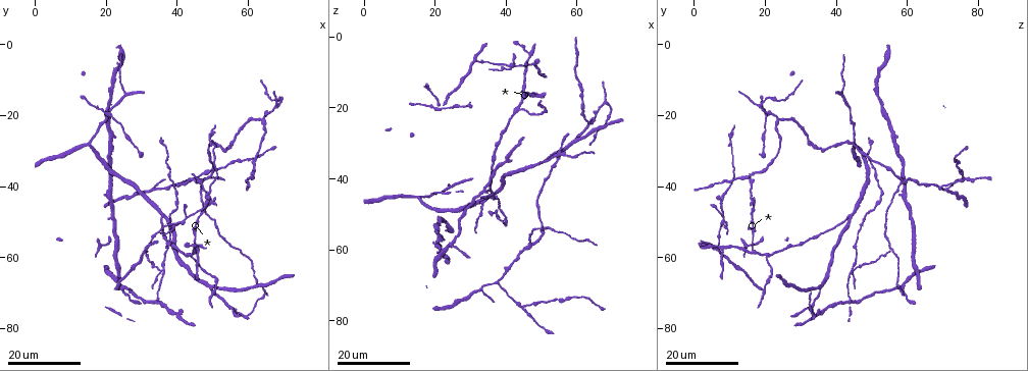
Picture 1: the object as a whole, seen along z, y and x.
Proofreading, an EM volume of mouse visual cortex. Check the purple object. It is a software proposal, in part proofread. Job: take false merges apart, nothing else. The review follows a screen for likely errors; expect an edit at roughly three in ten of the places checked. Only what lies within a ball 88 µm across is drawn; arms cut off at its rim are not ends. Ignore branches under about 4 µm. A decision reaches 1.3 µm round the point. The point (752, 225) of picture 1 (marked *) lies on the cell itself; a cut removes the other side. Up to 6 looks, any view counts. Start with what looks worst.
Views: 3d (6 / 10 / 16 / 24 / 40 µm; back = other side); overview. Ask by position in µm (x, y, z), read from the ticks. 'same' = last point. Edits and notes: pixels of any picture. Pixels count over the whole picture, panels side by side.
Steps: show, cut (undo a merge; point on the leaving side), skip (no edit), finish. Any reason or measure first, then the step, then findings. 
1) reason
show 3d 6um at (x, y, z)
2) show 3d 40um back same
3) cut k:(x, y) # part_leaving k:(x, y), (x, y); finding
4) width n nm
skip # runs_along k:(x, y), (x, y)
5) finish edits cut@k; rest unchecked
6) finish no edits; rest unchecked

three-way junction
show 3d 24um at (68.5, 17.5, 18.0)

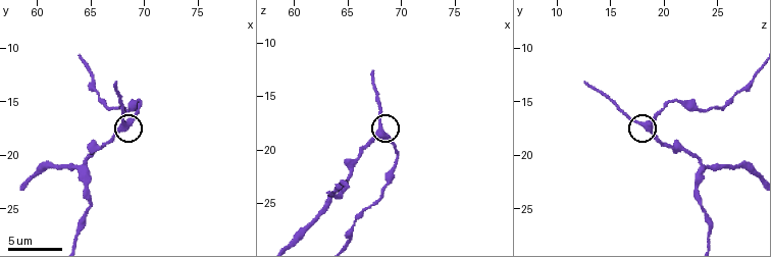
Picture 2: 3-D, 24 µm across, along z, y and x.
show 3d 6um at (68.4, 17.0, 18.2)

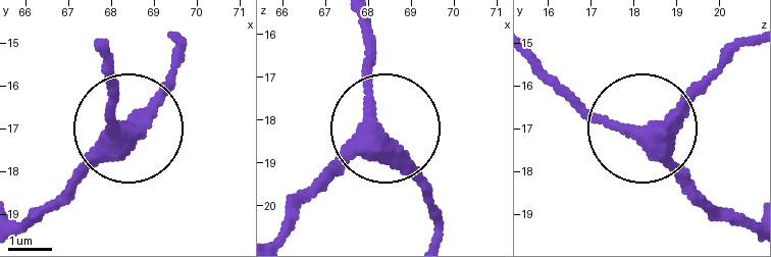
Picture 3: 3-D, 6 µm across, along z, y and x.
width 380 nm
skip # runs_along 3:(275, 237), (374, 126), (366, 21); one cell here

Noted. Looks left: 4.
arms part here
show 3d 16um at (26.0, 13.5, 41.5)

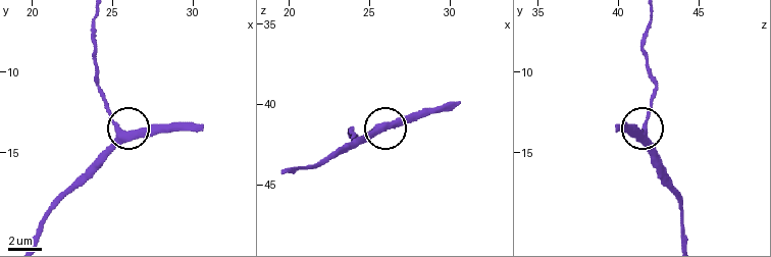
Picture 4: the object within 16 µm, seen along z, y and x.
show 3d 6um same

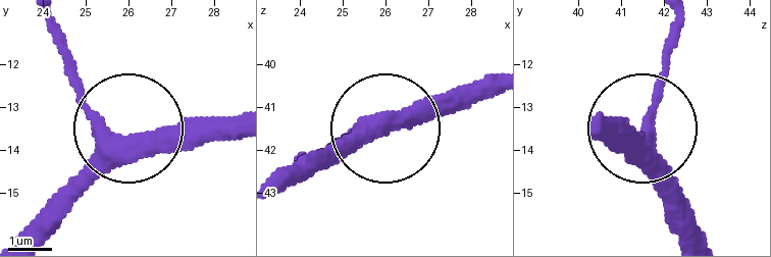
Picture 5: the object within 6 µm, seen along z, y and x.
width 390 nm
skip # runs_along 5:(703, 236), (645, 140), (604, 137); one cell here

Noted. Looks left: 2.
side arm on a straight run
show 3d 24um at (34.0, 72.5, 43.0)

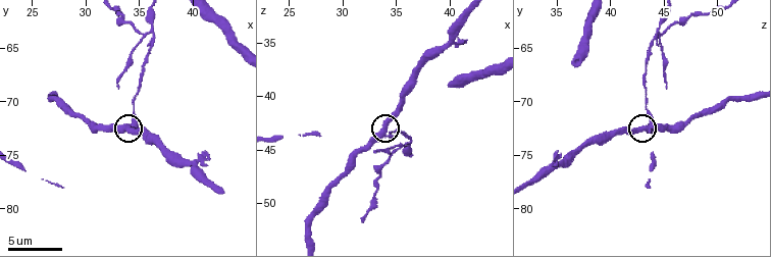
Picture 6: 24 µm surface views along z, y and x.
show 3d 6um at (33.8, 72.6, 42.8)

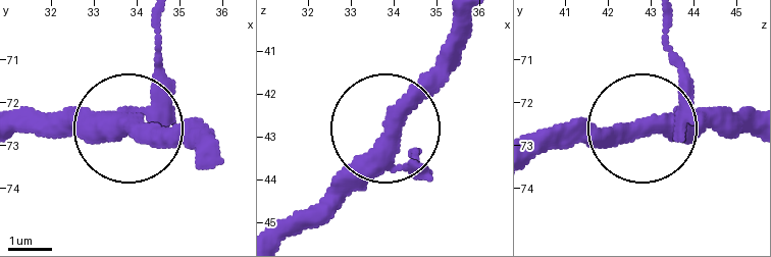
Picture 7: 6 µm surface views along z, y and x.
cut 7:(158, 58) # part_leaving 7:(683, 112), (683, 72), (662, 17); a second cell is stuck on

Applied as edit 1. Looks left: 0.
finish edits cut@7; rest unchecked

